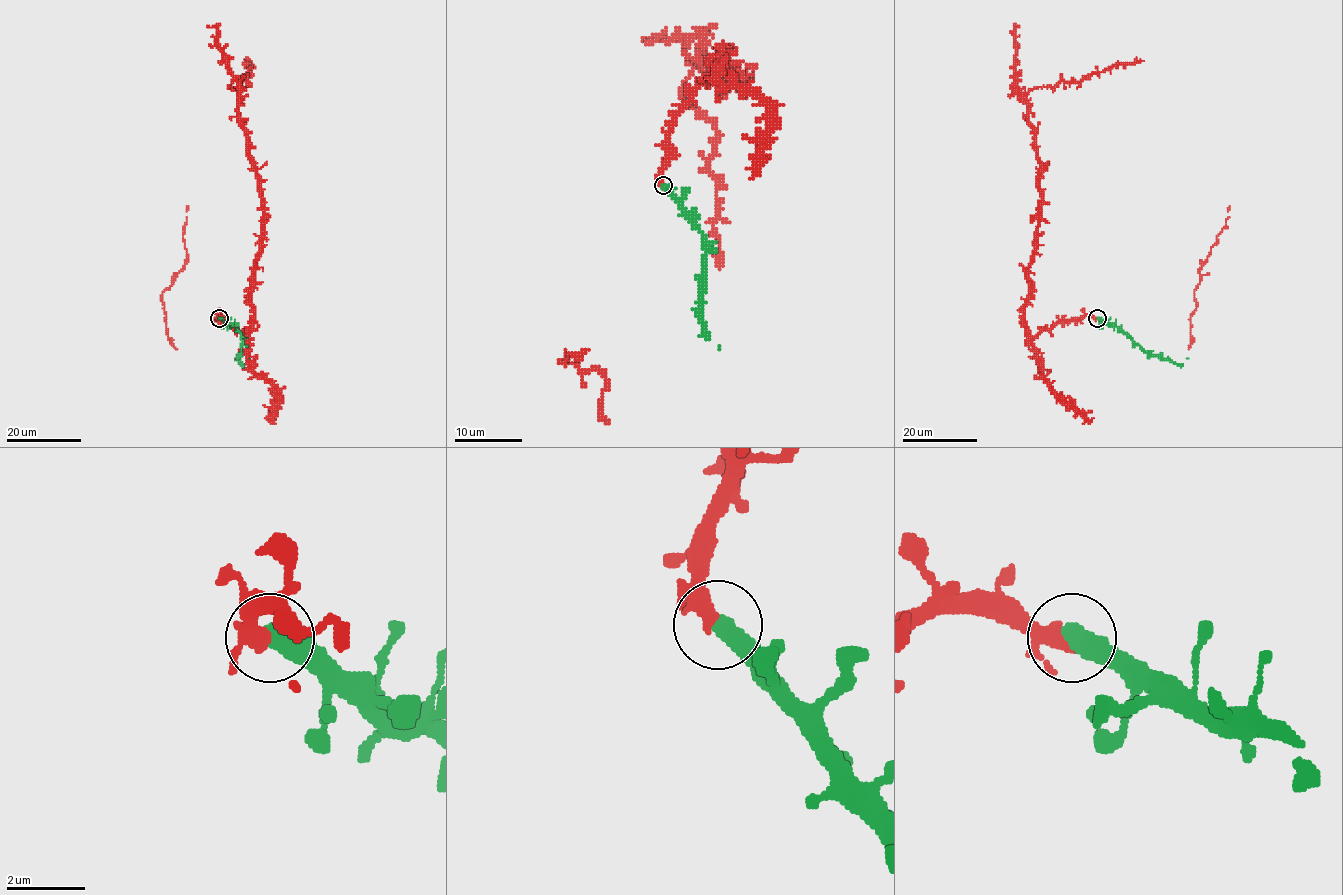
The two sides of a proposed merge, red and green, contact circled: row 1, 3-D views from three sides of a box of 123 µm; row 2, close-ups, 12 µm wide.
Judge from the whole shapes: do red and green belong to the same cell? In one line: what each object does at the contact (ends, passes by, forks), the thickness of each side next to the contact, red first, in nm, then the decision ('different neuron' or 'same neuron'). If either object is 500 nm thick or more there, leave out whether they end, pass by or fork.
320 nm thick on the red side, 500 nm on the other; same neuron

